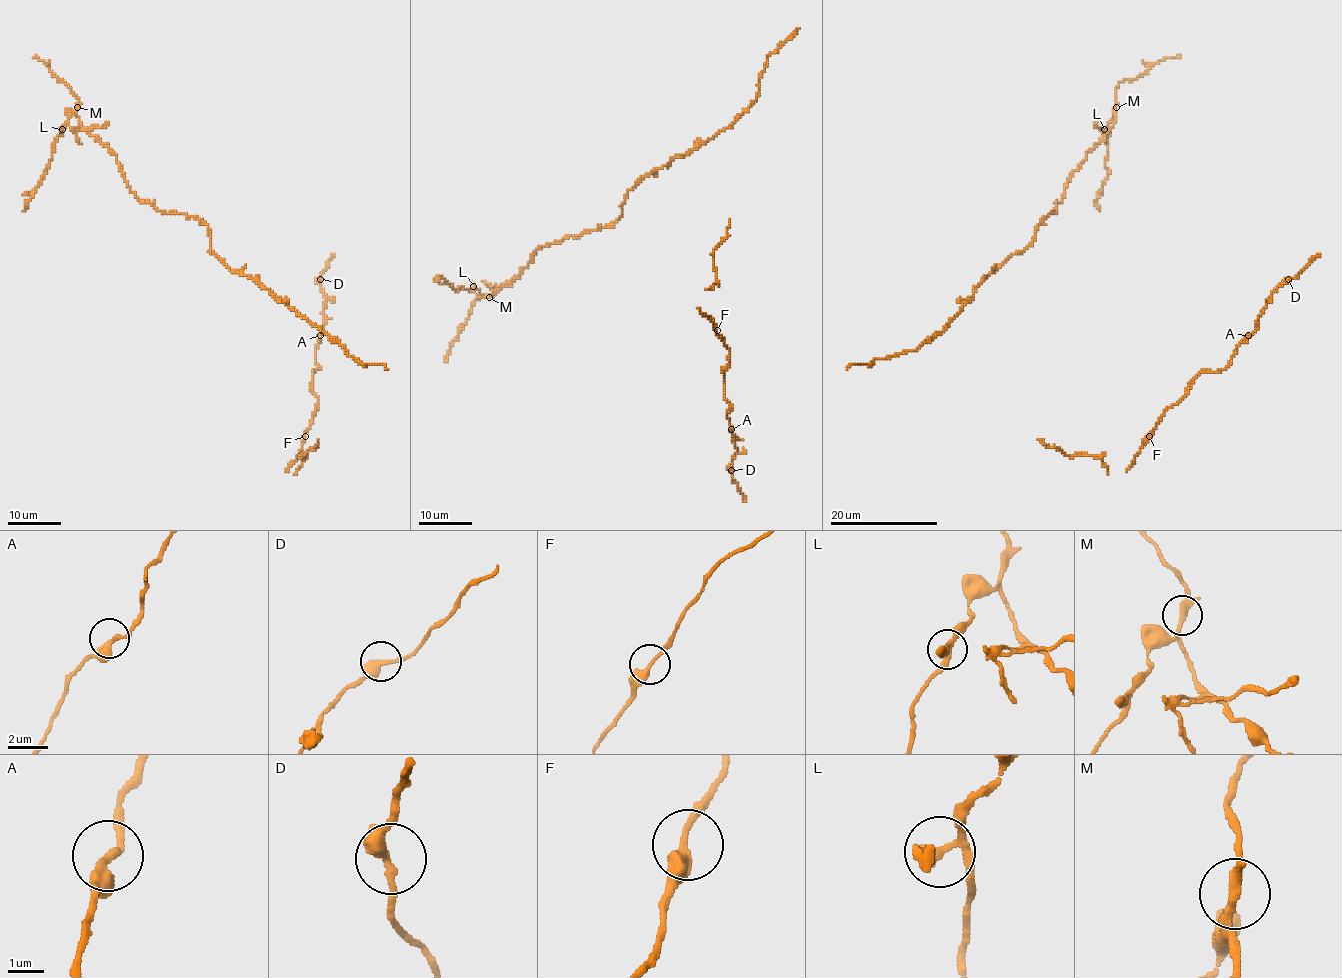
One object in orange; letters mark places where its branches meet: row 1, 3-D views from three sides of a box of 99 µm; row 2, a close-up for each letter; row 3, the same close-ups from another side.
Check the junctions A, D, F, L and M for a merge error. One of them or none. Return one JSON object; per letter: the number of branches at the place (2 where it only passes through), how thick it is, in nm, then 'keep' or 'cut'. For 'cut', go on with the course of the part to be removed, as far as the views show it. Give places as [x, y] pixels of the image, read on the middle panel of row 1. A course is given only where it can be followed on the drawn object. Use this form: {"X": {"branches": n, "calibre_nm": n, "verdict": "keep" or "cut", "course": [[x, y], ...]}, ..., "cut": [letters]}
{"A": {"branches": 2, "calibre_nm": 340, "verdict": "keep"}, "D": {"branches": 2, "calibre_nm": 360, "verdict": "keep"}, "F": {"branches": 2, "calibre_nm": 300, "verdict": "keep"}, "L": {"branches": 2, "calibre_nm": 280, "verdict": "keep"}, "M": {"branches": 2, "calibre_nm": 280, "verdict": "cut", "course": [[488, 298], [527, 268], [539, 248], [610, 225], [639, 181], [727, 128], [757, 96], [766, 59], [799, 29]]}, "cut": ["M"]}

